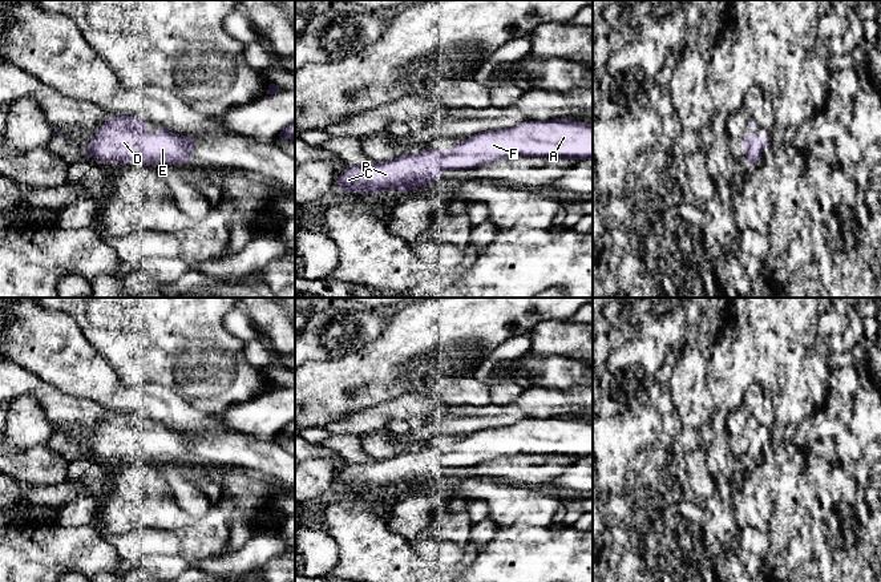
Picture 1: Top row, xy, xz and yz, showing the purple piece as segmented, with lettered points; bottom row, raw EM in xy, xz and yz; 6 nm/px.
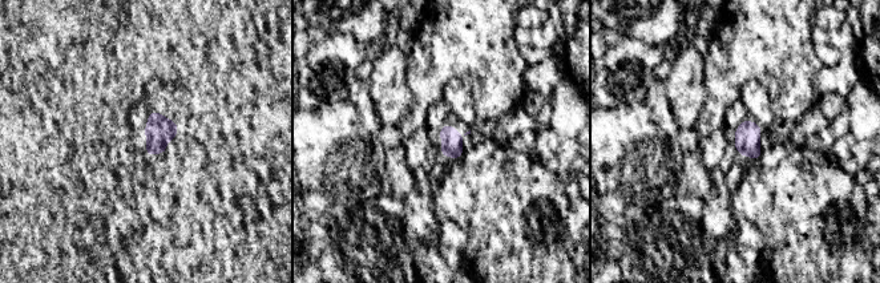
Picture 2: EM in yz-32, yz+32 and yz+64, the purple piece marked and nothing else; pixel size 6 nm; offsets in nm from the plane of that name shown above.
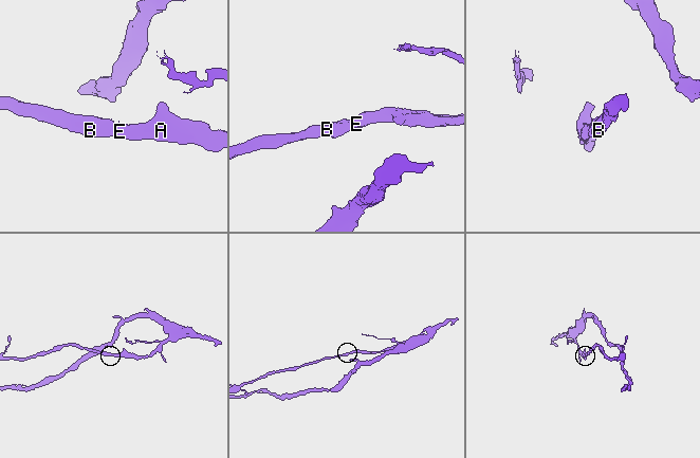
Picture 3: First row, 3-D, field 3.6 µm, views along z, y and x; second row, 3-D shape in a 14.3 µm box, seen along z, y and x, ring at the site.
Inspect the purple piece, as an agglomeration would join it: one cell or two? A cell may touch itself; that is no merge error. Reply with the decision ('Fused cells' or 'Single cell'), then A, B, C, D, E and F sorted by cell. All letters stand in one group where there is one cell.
Single cell. Groups: A B C D E F

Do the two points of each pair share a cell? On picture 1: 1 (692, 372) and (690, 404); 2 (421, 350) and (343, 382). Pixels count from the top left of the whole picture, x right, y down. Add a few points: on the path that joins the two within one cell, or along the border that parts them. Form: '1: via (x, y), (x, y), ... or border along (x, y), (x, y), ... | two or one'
1: via (690, 380), (690, 396) | one
2: via (401, 359), (363, 379) | one

